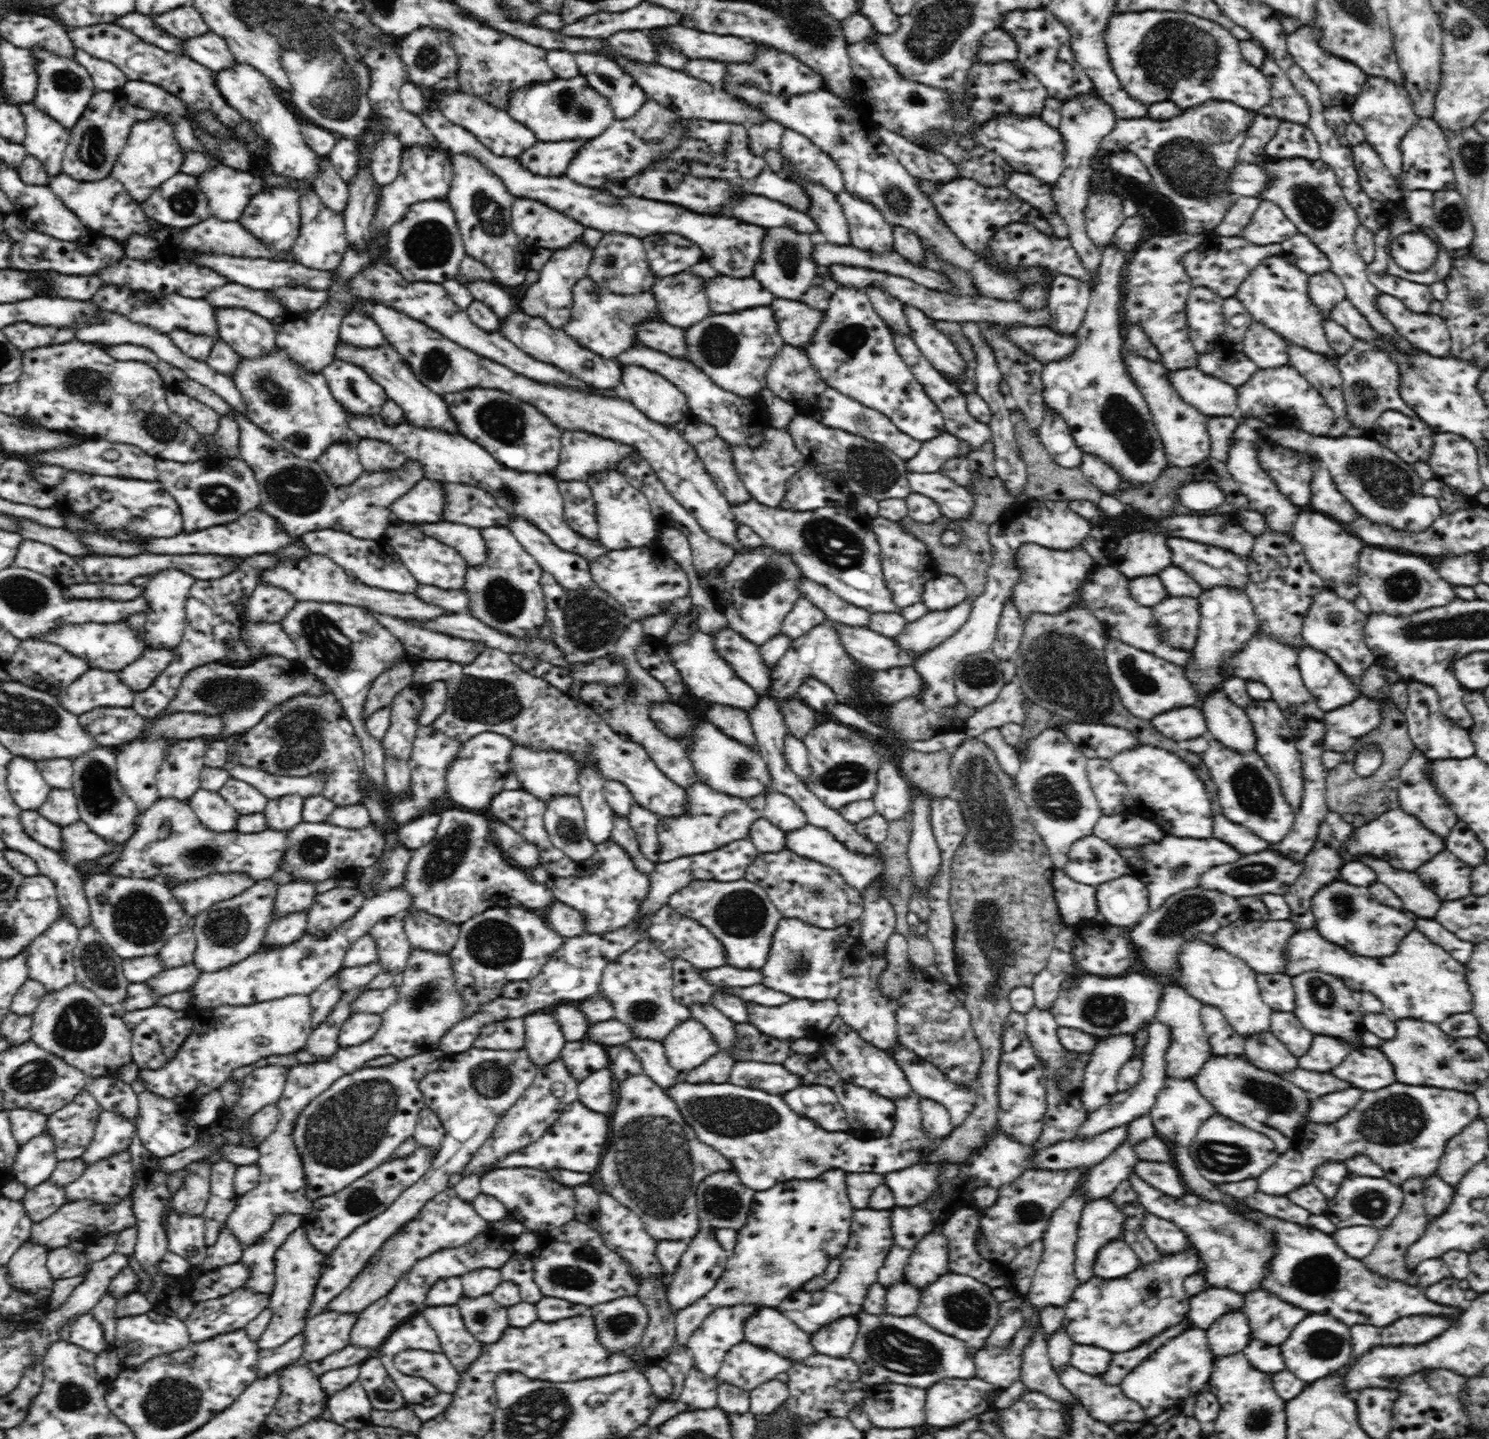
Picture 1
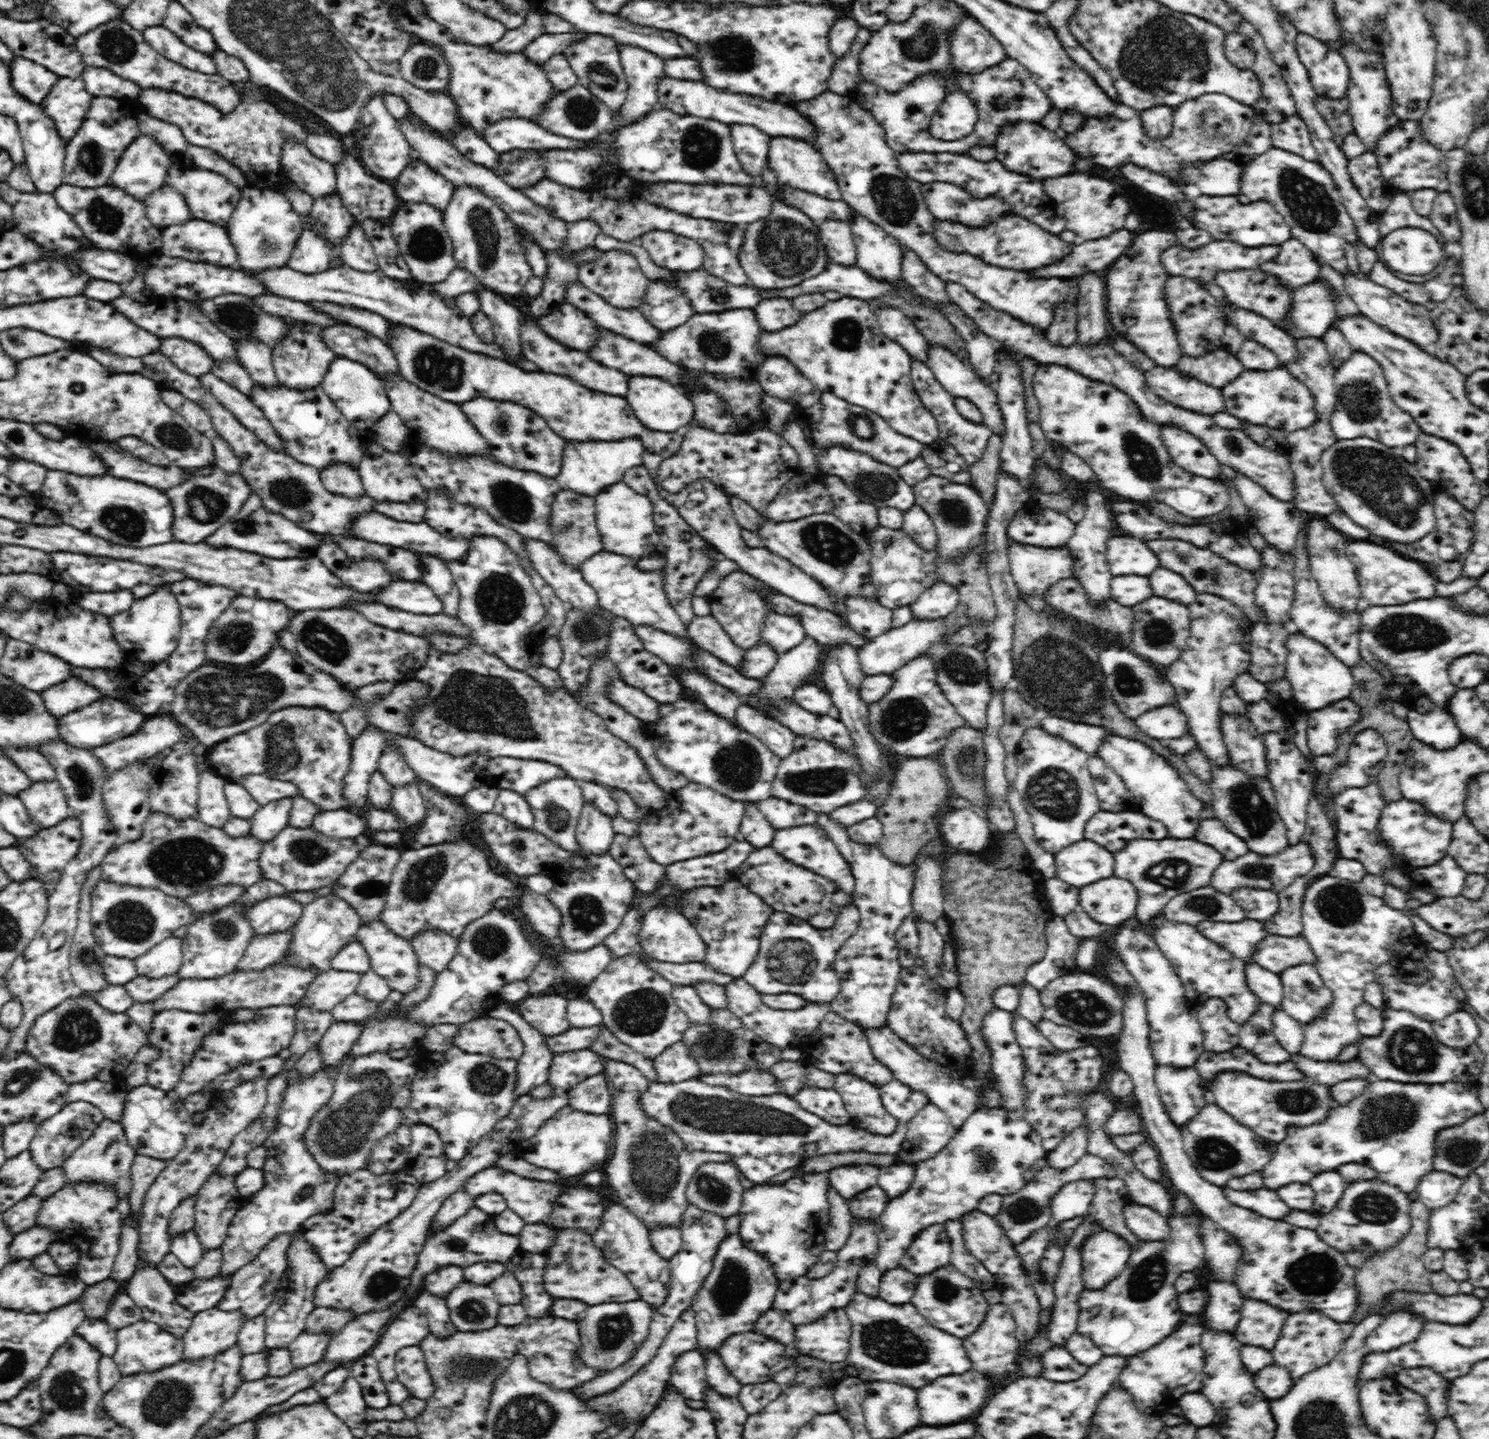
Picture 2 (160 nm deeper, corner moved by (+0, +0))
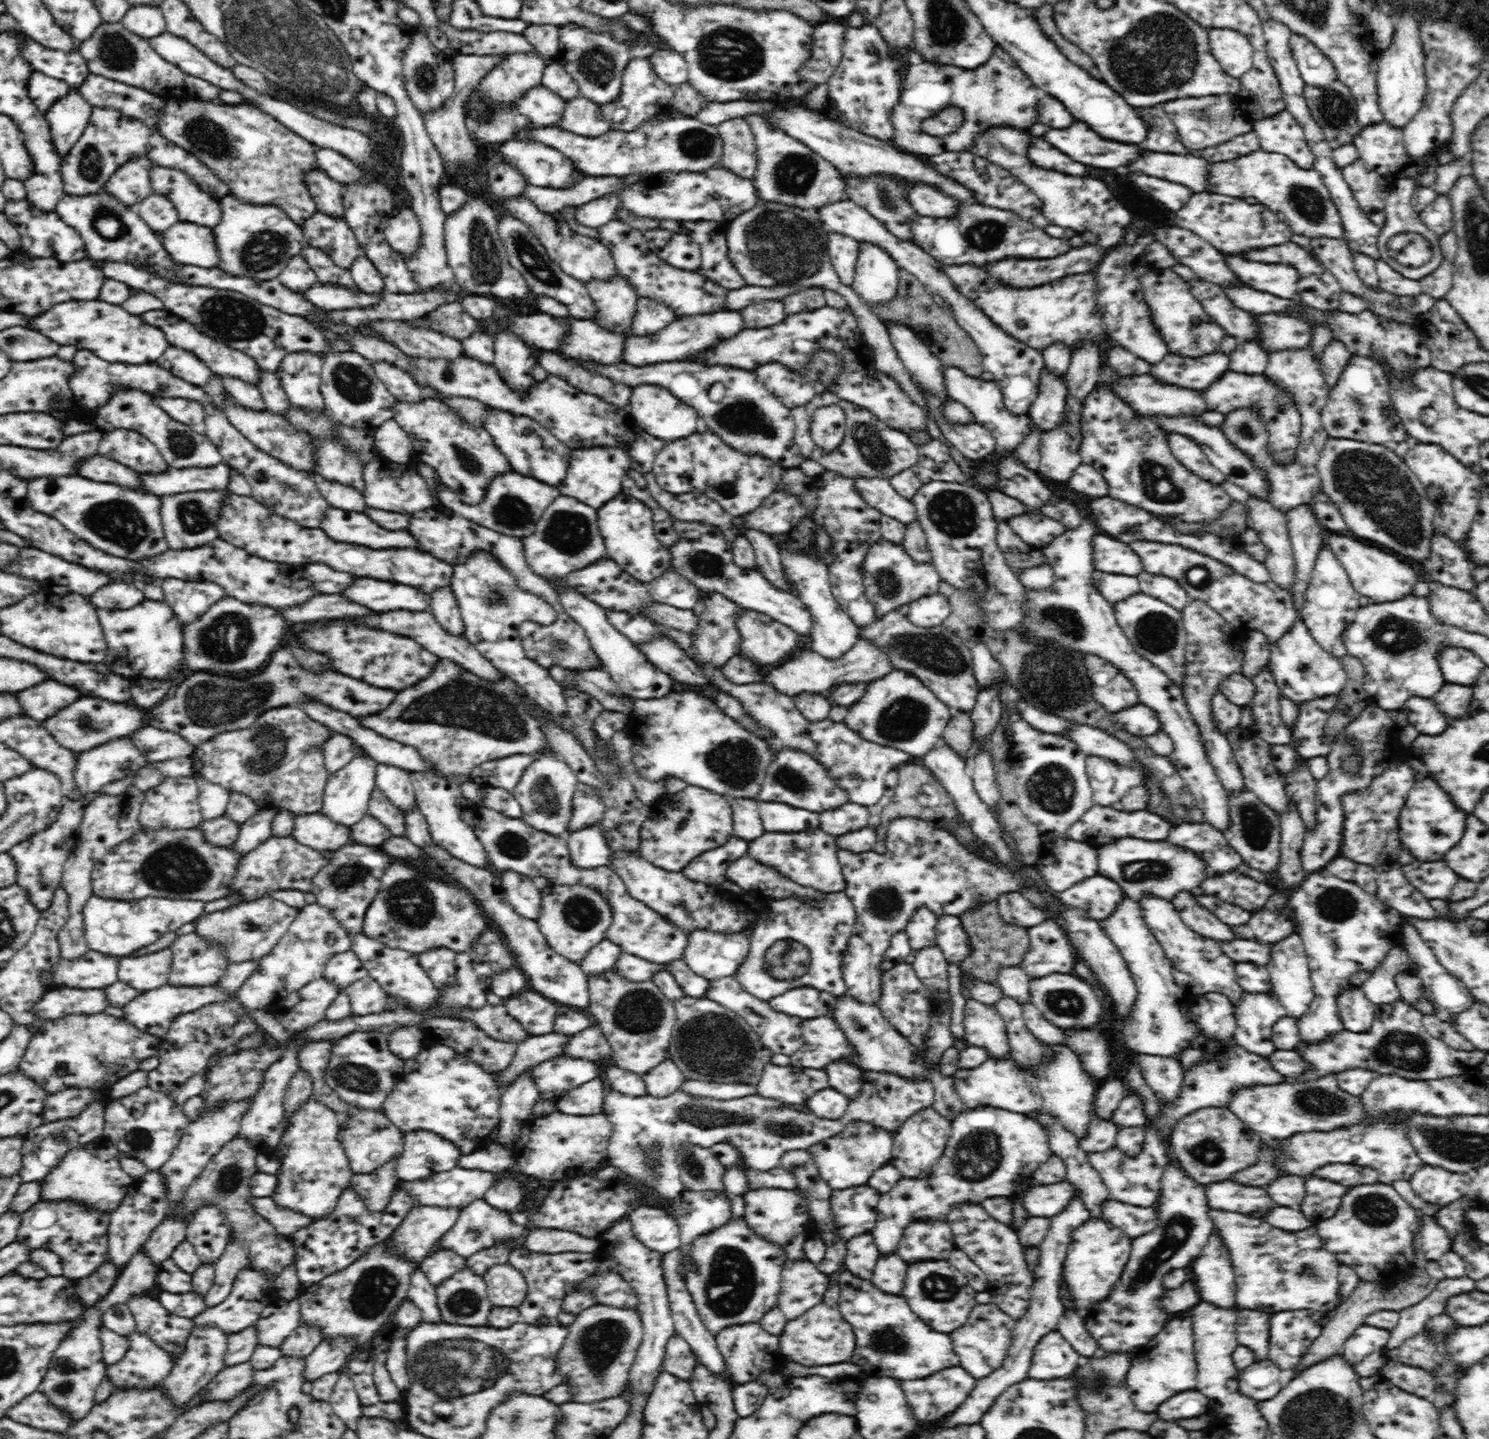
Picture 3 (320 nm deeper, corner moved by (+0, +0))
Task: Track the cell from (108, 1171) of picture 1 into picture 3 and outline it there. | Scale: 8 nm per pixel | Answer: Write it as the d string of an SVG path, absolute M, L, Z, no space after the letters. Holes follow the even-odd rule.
M40 1201L21 1213L16 1241L29 1244L33 1250L50 1250L60 1256L63 1276L78 1280L92 1275L92 1272L109 1259L107 1228L110 1212L86 1209L82 1203L74 1201Z

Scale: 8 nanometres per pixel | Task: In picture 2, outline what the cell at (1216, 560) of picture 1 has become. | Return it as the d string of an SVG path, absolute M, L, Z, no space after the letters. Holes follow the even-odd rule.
M1148 540L1146 546L1158 556L1160 568L1168 568L1176 574L1186 578L1186 582L1192 586L1197 593L1206 593L1220 598L1225 598L1233 602L1252 622L1266 620L1266 615L1262 609L1256 607L1254 603L1254 588L1256 588L1256 578L1253 573L1242 570L1239 566L1216 556L1210 550L1196 548L1190 542L1182 540Z

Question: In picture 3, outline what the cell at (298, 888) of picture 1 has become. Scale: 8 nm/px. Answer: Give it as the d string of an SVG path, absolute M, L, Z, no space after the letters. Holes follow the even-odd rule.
M262 897L252 902L242 902L216 912L203 913L196 922L195 933L206 940L215 940L230 963L257 960L266 956L286 934L299 909L272 897Z

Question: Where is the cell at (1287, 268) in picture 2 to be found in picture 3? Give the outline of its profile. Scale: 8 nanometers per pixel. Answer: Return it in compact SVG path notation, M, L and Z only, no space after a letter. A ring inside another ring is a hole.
M1240 255L1225 256L1225 263L1238 280L1254 290L1285 299L1296 298L1300 274L1293 266L1249 261Z

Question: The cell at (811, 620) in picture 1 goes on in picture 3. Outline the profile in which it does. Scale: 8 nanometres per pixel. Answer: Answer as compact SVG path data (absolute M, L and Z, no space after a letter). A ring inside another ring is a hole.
M744 611L735 625L742 638L738 655L756 664L774 666L802 647L795 630L756 611Z

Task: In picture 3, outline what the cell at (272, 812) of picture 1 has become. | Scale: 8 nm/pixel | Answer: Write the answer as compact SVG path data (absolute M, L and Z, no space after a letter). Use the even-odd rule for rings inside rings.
M270 806L260 807L259 811L239 826L239 833L233 845L230 847L246 854L254 850L261 842L266 842L272 837L271 822L278 814L278 810Z

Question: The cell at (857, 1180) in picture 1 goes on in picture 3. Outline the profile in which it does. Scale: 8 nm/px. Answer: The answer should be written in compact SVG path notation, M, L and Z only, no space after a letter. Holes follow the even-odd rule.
M850 1122L838 1136L832 1136L828 1140L822 1140L814 1146L810 1146L807 1152L814 1157L814 1163L818 1167L822 1180L832 1190L846 1190L866 1184L872 1172L880 1166L889 1164L893 1152L894 1135L878 1125L868 1122Z

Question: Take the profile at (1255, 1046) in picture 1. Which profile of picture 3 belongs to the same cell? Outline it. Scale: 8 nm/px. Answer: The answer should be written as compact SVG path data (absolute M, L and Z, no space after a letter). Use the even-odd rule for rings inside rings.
M1244 991L1234 1006L1236 1044L1248 1052L1268 1058L1277 1048L1273 1044L1273 1026L1286 1016L1286 1009L1273 991Z

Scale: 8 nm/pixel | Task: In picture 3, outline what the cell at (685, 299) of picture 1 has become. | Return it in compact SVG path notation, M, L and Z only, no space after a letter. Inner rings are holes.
M639 298L629 335L641 337L656 334L678 318L666 305L652 299Z

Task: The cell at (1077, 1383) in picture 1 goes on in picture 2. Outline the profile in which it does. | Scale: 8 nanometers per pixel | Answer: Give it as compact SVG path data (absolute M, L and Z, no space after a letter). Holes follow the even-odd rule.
M1052 1345L1041 1355L1042 1376L1054 1382L1070 1382L1086 1374L1088 1367L1081 1365L1066 1347Z

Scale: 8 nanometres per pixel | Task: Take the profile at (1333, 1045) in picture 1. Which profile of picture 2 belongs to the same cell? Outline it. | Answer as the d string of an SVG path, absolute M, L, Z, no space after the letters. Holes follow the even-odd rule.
M1326 874L1324 876L1318 877L1315 880L1310 880L1309 885L1306 887L1306 892L1303 896L1302 901L1302 910L1301 910L1301 918L1302 925L1304 929L1302 929L1301 936L1306 939L1307 944L1310 945L1312 952L1315 954L1315 967L1319 972L1320 978L1322 982L1331 990L1333 994L1332 1002L1328 1008L1324 1009L1324 1012L1317 1017L1314 1017L1314 1020L1311 1020L1309 1023L1303 1024L1303 1033L1304 1033L1304 1042L1302 1043L1301 1049L1298 1053L1300 1055L1310 1058L1312 1060L1326 1062L1326 1061L1334 1061L1336 1057L1348 1044L1354 1044L1354 1042L1358 1041L1362 1036L1360 1031L1358 1030L1356 1019L1355 1019L1355 1008L1362 1004L1364 992L1363 989L1366 986L1366 983L1374 981L1374 970L1380 966L1380 964L1384 964L1390 960L1397 958L1407 951L1409 947L1413 944L1415 940L1416 934L1414 928L1412 928L1412 922L1410 922L1410 918L1408 916L1404 916L1400 910L1394 910L1394 908L1390 908L1388 904L1382 899L1382 897L1372 896L1367 889L1363 887L1361 881L1352 882L1350 880L1344 880L1335 876L1330 876Z

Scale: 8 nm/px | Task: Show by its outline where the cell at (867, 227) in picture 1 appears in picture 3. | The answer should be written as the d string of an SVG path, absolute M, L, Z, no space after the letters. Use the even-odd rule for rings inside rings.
M859 243L851 287L868 307L892 301L899 285L897 262L874 244Z

